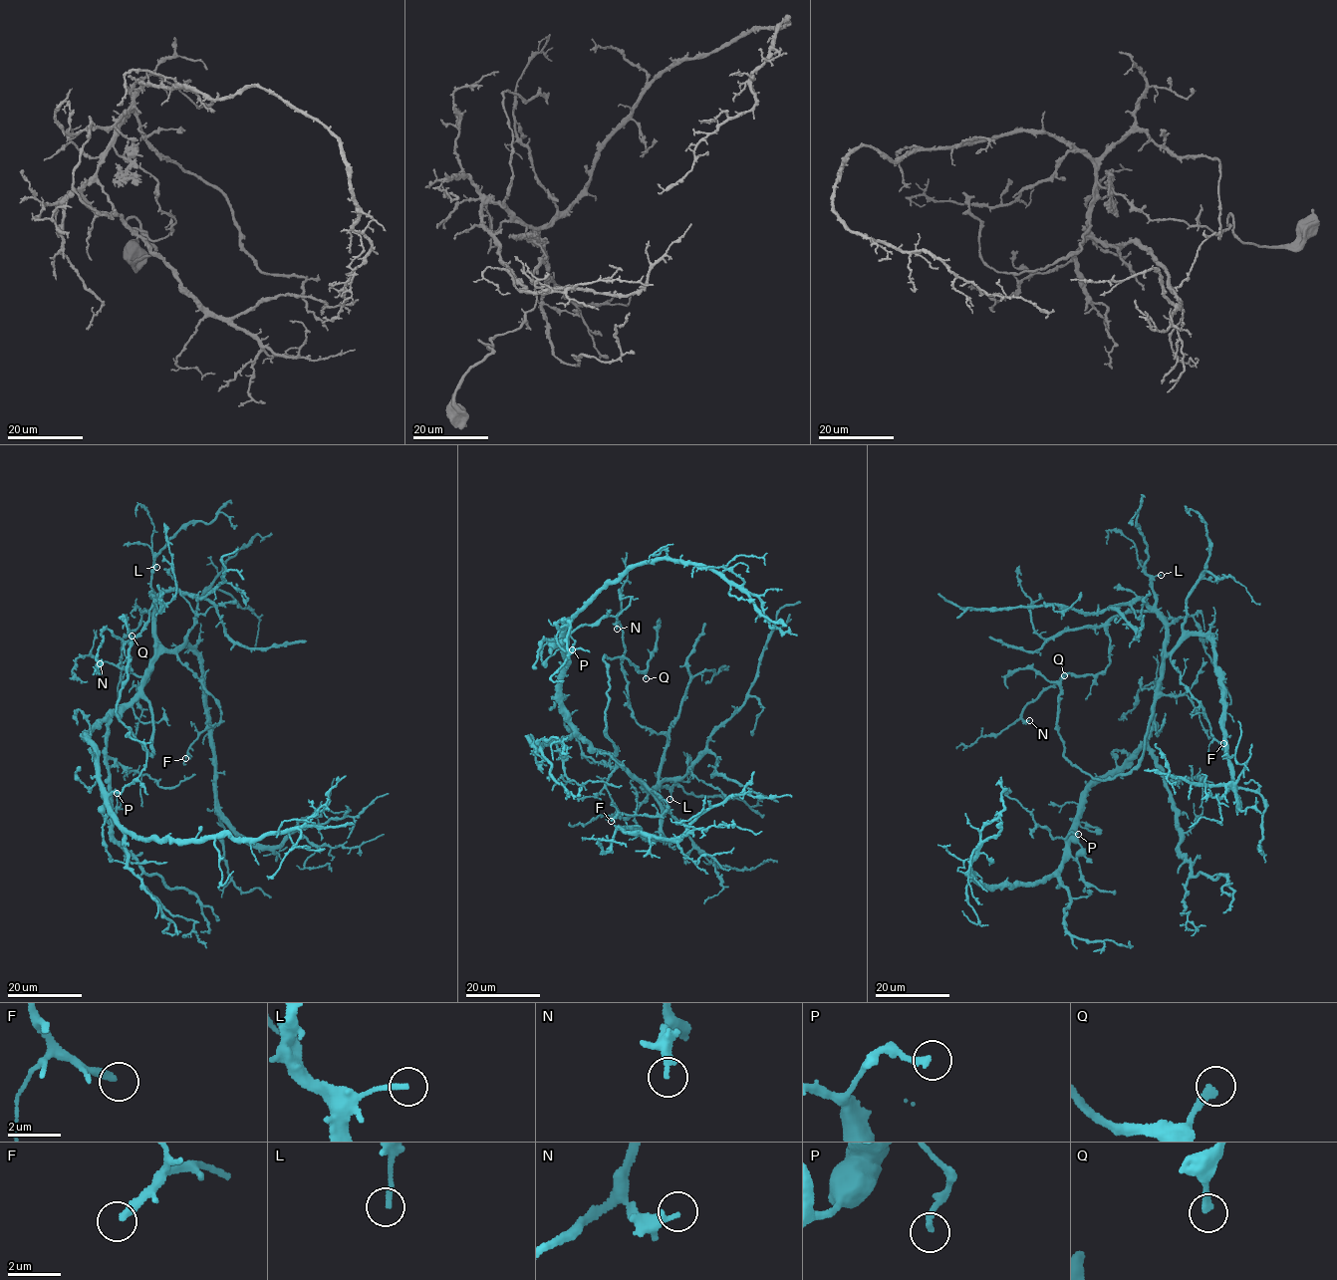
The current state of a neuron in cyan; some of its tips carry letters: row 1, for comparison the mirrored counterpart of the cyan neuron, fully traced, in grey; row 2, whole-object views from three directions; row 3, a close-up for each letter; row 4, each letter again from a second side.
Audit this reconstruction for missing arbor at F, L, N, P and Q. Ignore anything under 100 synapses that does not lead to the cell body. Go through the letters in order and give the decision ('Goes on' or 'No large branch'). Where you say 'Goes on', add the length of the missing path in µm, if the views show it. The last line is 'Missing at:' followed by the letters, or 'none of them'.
F: Goes on. Missing length about 50 µm
L: No large branch
N: No large branch
P: No large branch
Q: No large branch
Missing at: F

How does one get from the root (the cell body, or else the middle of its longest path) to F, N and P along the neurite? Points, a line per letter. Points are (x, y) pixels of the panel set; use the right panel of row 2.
F: (1153, 720), (1160, 669), (1170, 654), (1171, 663), (1180, 673), (1180, 681), (1203, 709), (1211, 735), (1223, 743)
N: (1153, 720), (1166, 625), (1148, 611), (1112, 620), (1103, 671), (1064, 674), (1024, 707), (1021, 718), (1029, 720)
P: (1153, 720), (1139, 748), (1121, 767), (1092, 785), (1079, 800), (1078, 826), (1065, 839), (1070, 833), (1078, 834)

